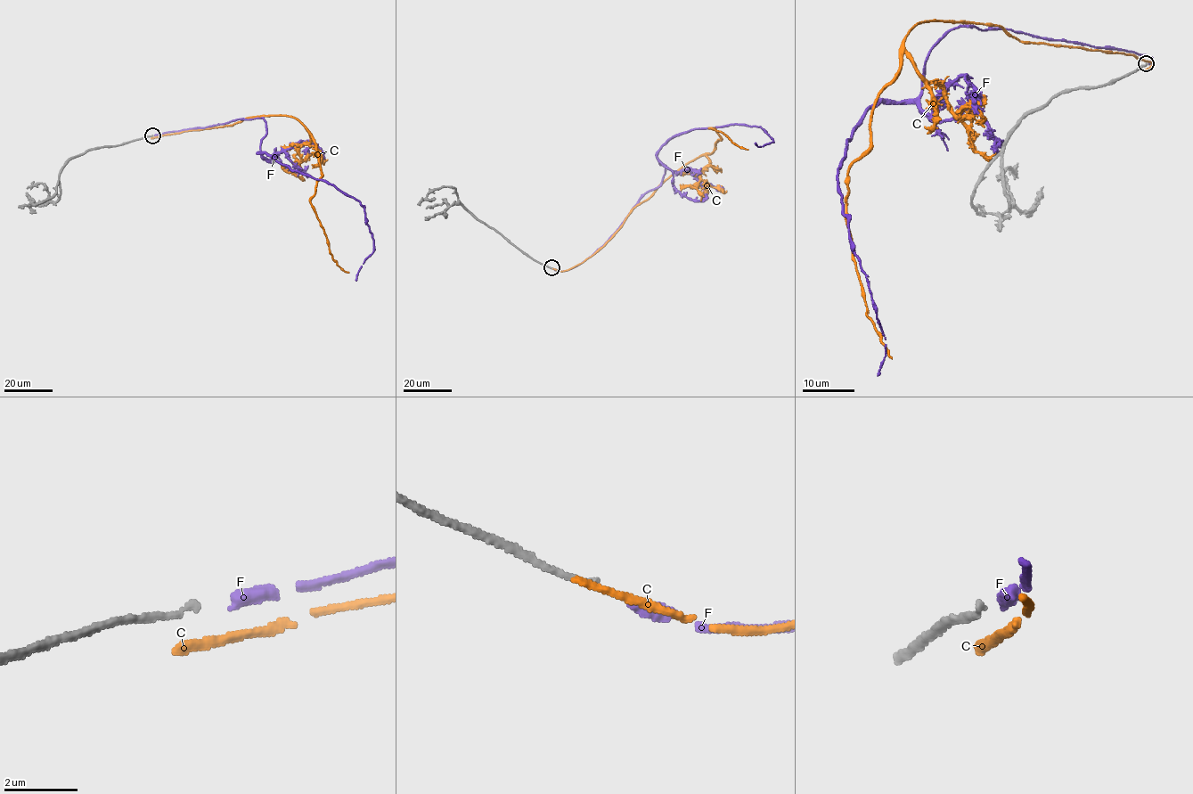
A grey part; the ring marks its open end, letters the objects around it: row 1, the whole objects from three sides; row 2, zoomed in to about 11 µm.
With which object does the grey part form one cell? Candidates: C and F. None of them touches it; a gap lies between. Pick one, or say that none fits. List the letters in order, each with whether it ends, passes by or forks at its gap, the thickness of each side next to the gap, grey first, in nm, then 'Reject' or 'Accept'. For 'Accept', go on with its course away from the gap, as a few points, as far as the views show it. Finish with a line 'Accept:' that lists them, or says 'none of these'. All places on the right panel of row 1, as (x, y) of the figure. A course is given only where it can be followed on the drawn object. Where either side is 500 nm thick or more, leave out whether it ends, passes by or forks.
C: It ends there. Thickness 170 nm (grey) against 280 nm. Reject
F: It ends there. Thickness 170 nm (grey) against 360 nm. Accept. Its course: (1149, 64), (1116, 49), (964, 27), (927, 58), (920, 94), (870, 108), (837, 184), (886, 339), (878, 375)
Accept: F

